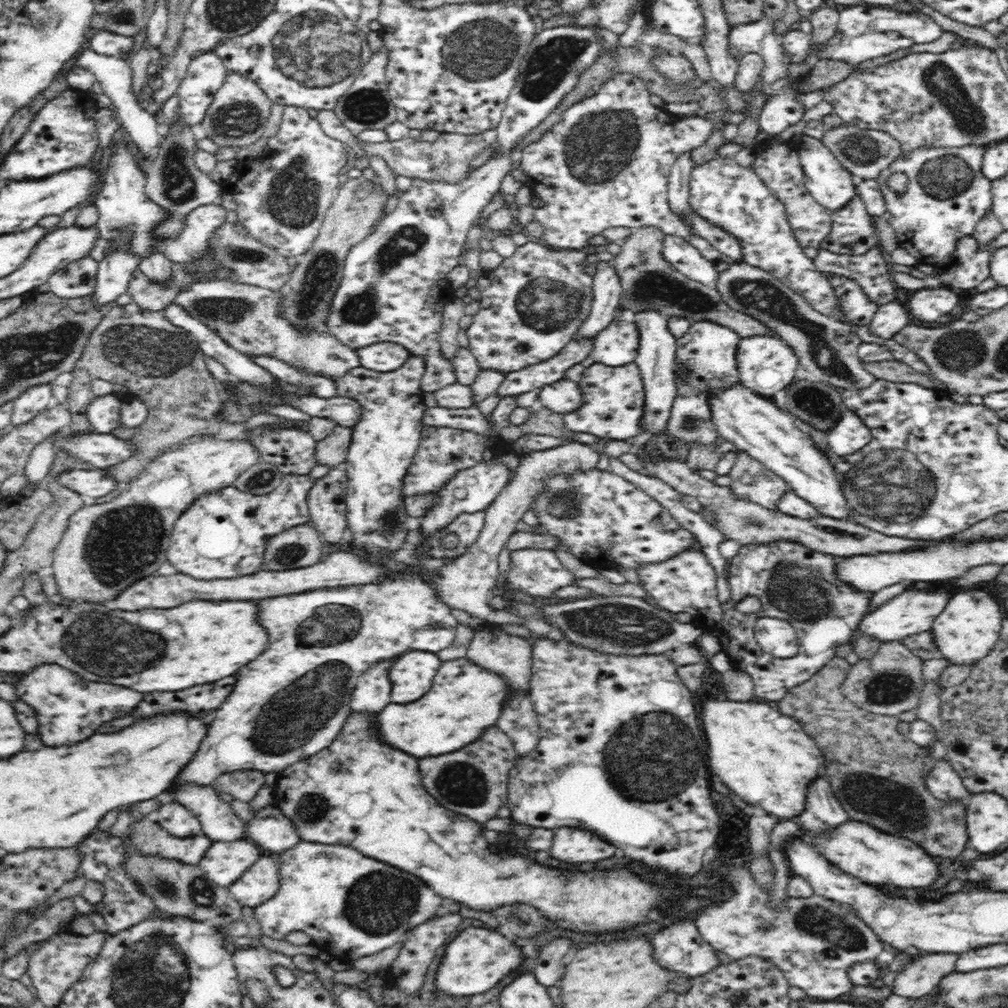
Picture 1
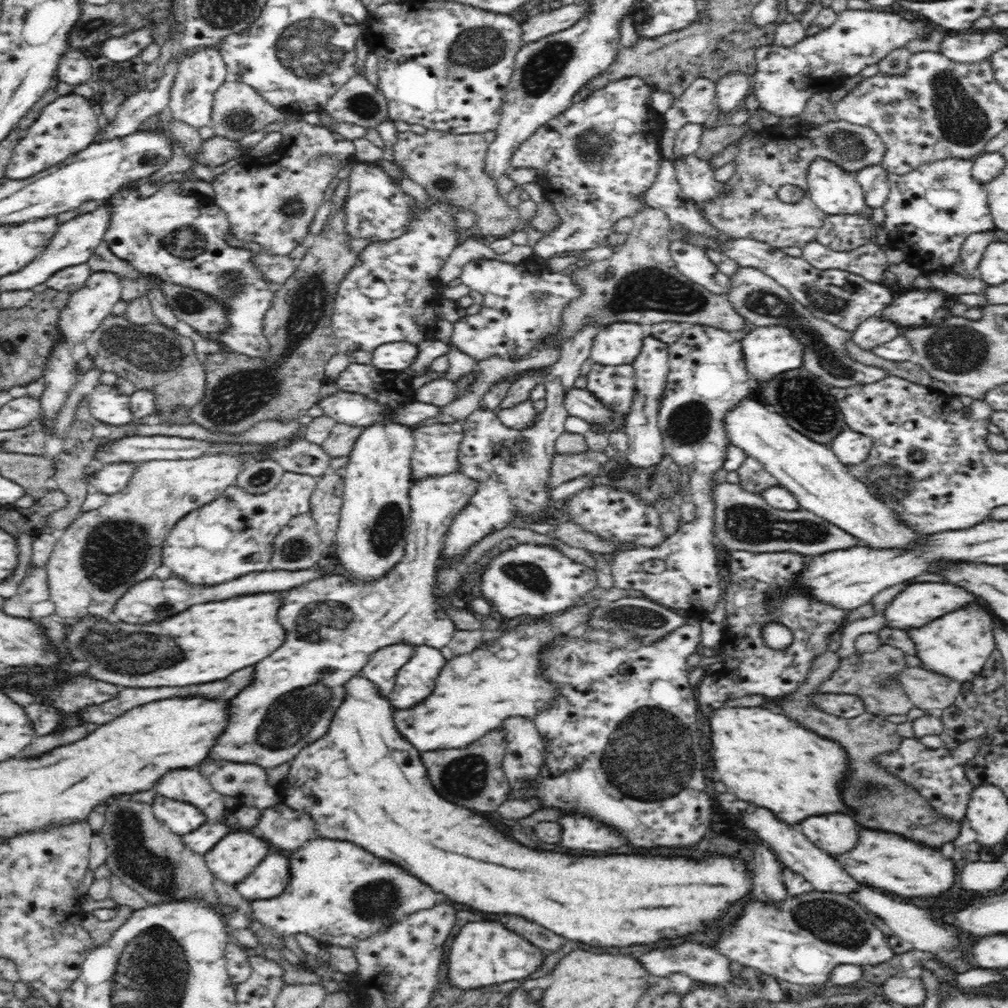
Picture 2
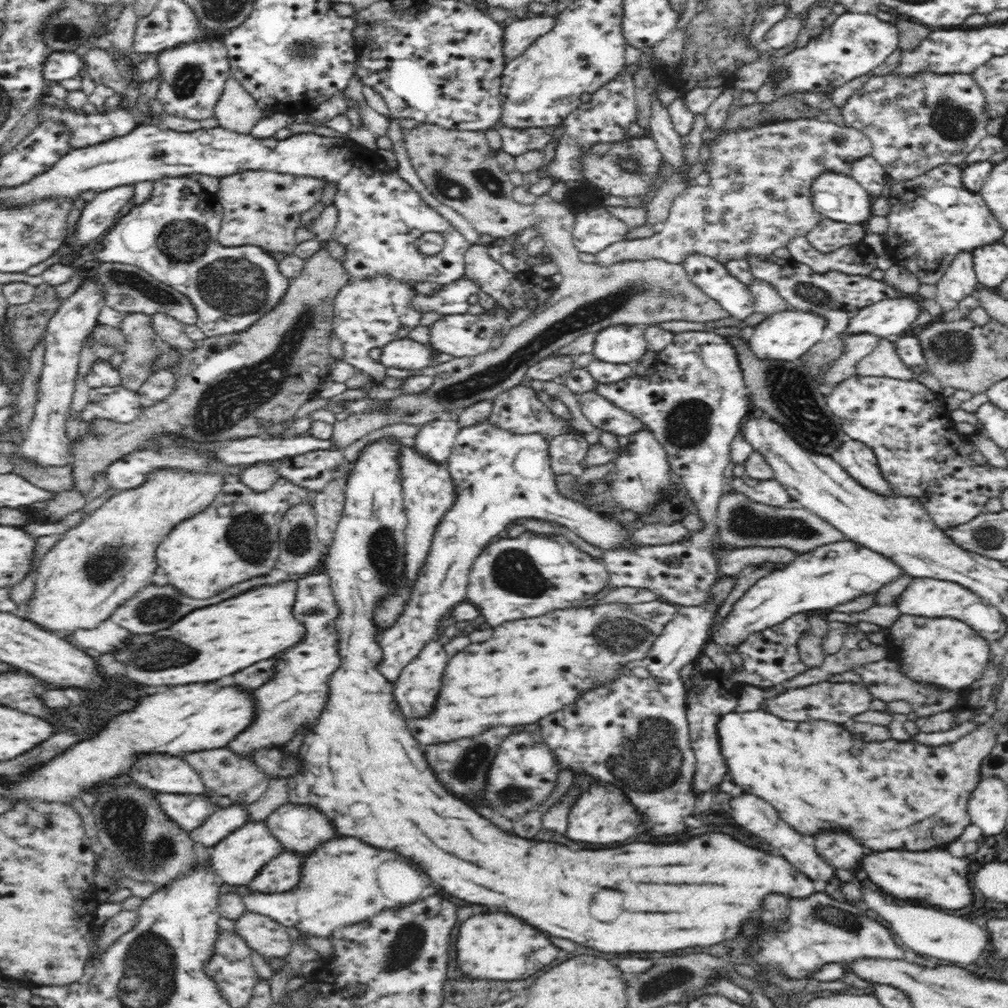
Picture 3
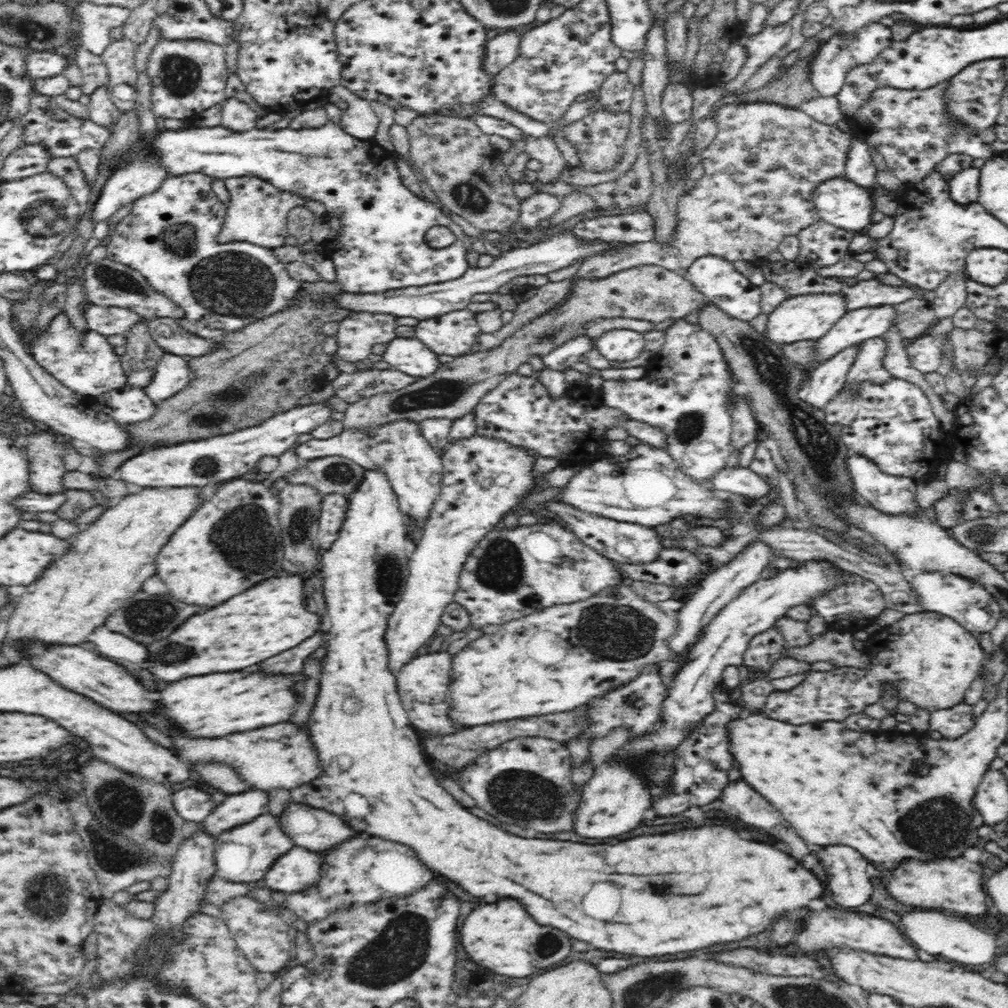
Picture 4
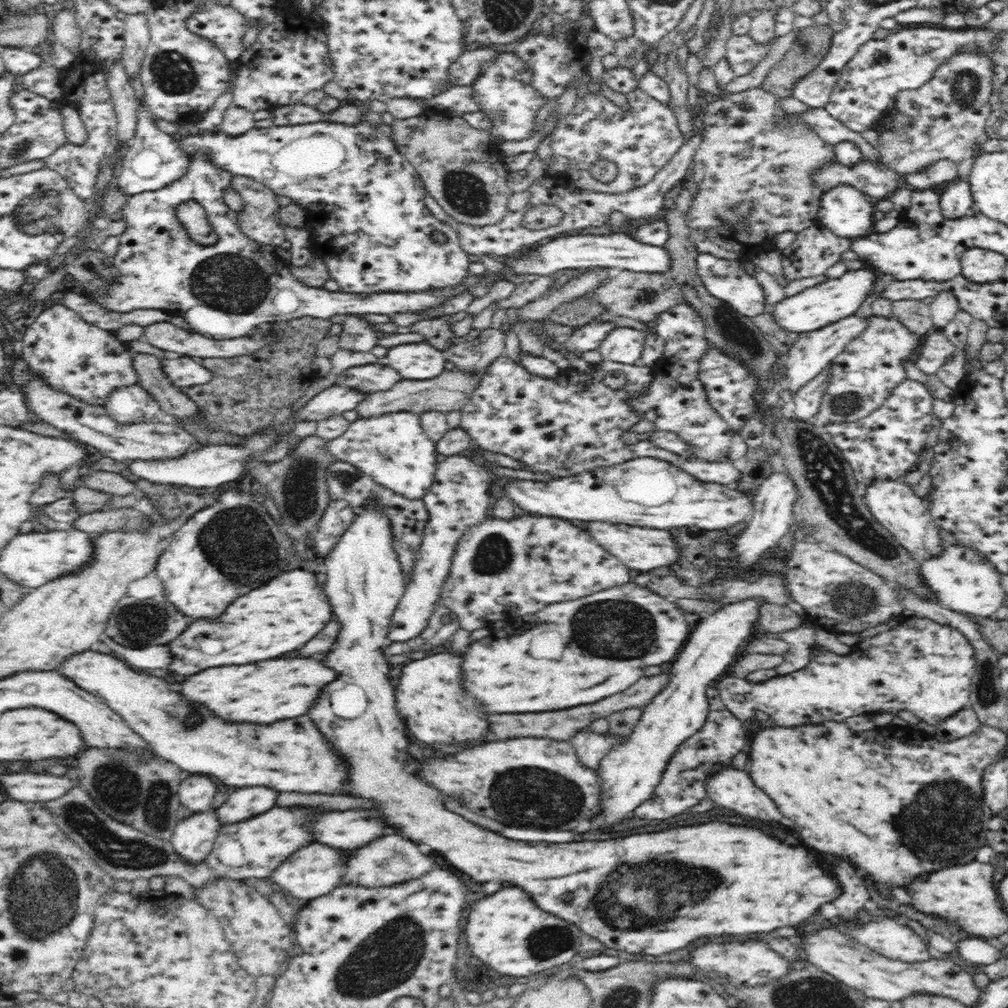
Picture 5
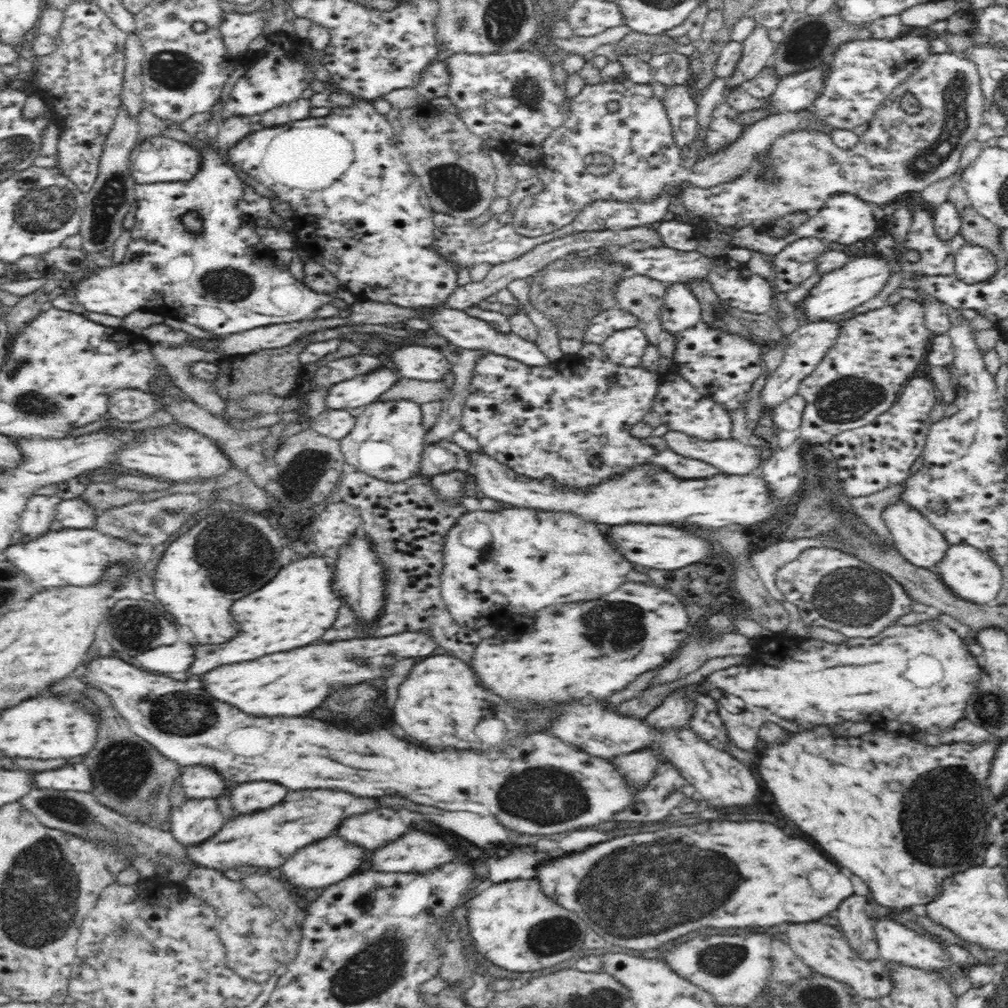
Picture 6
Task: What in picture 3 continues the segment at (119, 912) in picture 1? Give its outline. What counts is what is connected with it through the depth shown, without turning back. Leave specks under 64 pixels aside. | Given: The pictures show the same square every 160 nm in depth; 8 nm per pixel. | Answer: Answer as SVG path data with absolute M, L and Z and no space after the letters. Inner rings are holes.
M234 802L232 806L219 807L204 824L189 832L190 838L202 846L213 847L222 838L244 826L247 821L246 810Z

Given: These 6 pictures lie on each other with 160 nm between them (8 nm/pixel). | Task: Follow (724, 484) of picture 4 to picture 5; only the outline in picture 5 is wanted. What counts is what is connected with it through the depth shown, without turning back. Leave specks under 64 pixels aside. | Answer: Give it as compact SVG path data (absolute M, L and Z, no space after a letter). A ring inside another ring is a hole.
M660 449L658 454L654 454L654 458L682 468L684 472L688 472L690 476L694 476L702 482L716 482L716 484L726 484L728 486L728 484L732 484L740 478L739 470L734 468L731 462L705 462L696 458L679 456L663 449Z

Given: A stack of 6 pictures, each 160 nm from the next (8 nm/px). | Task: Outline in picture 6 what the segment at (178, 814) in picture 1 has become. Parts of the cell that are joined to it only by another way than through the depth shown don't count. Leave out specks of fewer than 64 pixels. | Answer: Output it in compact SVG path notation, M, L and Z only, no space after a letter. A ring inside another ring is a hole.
M185 766L180 772L179 784L189 799L214 798L220 796L224 790L224 778L206 766Z

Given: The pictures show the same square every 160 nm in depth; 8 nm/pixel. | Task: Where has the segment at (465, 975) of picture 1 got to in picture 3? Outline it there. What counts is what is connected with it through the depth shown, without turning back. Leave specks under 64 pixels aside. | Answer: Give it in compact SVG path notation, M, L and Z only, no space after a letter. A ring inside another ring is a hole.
M478 914L462 922L456 938L456 960L460 970L472 978L488 980L522 980L548 966L558 948L536 928L528 926L514 914Z

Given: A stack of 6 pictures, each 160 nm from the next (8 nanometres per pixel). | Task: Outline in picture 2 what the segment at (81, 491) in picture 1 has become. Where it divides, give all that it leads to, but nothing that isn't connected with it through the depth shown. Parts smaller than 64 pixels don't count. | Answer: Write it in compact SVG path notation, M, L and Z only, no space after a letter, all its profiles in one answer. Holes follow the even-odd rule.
M116 462L116 464L106 465L92 476L86 476L85 482L87 482L91 491L111 495L128 486L136 470L135 464Z

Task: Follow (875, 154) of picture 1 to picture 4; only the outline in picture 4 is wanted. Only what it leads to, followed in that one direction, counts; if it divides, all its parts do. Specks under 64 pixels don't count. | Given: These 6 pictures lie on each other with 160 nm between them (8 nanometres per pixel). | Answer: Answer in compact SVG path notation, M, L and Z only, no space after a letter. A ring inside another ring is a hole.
M725 99L716 109L716 113L712 117L717 124L717 133L714 140L703 149L698 155L704 166L703 176L697 180L696 185L688 192L682 195L678 200L678 210L676 210L676 230L674 236L668 244L660 244L658 242L636 242L636 244L622 243L620 249L613 249L608 253L591 257L586 259L580 265L578 272L573 278L606 278L620 270L627 268L634 268L640 265L656 265L661 266L672 271L686 270L696 259L702 256L713 255L728 261L738 262L738 260L745 260L754 264L762 264L766 261L766 257L778 249L782 249L784 238L797 235L802 229L813 225L821 218L815 210L814 206L814 189L822 182L830 180L830 178L844 177L846 168L847 154L851 145L851 140L855 135L852 132L846 133L838 129L836 125L828 125L817 122L808 114L801 112L797 108L787 108L786 106L779 106L772 102L748 102L748 104L734 104L731 99Z

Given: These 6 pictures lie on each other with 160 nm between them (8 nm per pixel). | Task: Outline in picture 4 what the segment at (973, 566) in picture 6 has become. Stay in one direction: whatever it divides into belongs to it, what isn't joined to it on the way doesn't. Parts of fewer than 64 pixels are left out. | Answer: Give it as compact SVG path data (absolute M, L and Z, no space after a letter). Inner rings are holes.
M921 571L910 583L918 593L918 603L926 612L935 612L953 618L958 624L973 634L991 632L998 619L1002 617L1002 607L976 580L964 575Z

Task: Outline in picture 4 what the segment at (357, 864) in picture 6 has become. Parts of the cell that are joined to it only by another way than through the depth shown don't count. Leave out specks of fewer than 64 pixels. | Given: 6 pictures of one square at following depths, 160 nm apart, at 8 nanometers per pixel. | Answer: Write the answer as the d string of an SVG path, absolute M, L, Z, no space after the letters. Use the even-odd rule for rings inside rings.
M292 848L266 872L261 885L282 893L296 893L312 886L318 880L322 856L312 850Z

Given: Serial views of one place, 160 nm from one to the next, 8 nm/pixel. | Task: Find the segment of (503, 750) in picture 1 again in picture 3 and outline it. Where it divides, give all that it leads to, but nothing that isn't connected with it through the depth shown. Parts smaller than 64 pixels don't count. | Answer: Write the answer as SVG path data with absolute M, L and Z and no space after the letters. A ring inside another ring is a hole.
M538 724L520 726L520 728L496 726L496 728L490 728L490 730L482 732L480 736L474 736L474 738L462 738L462 740L454 740L454 742L436 744L436 746L422 746L422 750L424 750L430 766L434 768L436 776L440 778L440 782L446 786L446 790L462 794L462 796L478 796L478 794L482 794L488 769L493 761L494 752L500 746L500 742L512 732L518 732L518 730L534 732L536 728L538 728Z

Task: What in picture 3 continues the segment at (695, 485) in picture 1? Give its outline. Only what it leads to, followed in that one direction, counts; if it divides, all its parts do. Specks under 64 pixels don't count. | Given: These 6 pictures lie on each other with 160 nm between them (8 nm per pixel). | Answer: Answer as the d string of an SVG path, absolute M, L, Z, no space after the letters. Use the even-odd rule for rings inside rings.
M730 491L722 495L717 512L717 543L730 544L734 548L745 546L786 547L798 554L809 553L818 546L838 542L843 534L826 520L798 505L771 507L752 499L742 492Z

